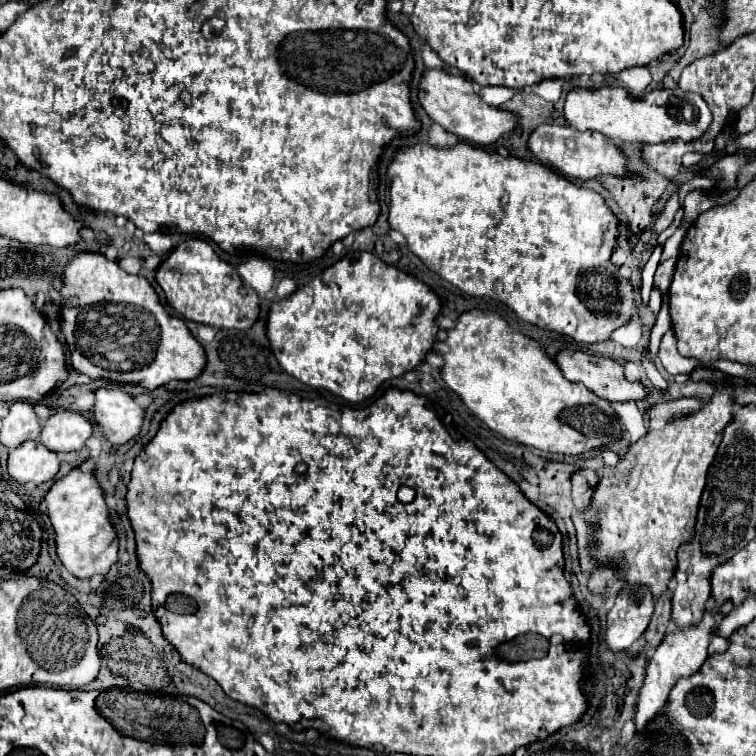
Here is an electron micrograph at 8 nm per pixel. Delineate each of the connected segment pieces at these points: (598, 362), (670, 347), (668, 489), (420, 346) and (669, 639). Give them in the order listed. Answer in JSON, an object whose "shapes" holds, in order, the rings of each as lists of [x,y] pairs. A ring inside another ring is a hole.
{"shapes":[[[[569,350],[559,352],[553,358],[559,366],[559,370],[563,372],[563,376],[569,382],[581,382],[585,384],[585,388],[589,388],[591,392],[595,392],[597,396],[609,400],[609,402],[625,402],[625,400],[639,400],[645,396],[645,386],[641,382],[629,382],[623,374],[623,366],[615,360],[603,358],[603,356],[593,356],[593,354],[585,354],[579,350],[573,350],[573,354]]],[[[665,332],[663,340],[661,340],[661,348],[659,348],[659,360],[663,364],[663,368],[671,374],[689,374],[693,368],[697,368],[699,364],[695,364],[691,358],[681,358],[677,354],[677,346],[675,346],[675,336],[673,332]]],[[[715,384],[715,392],[697,412],[685,414],[681,418],[673,418],[661,430],[649,430],[643,438],[633,442],[629,450],[619,458],[617,466],[605,466],[599,472],[597,488],[593,490],[593,500],[585,512],[573,514],[573,524],[577,530],[577,546],[579,546],[579,564],[583,572],[591,572],[601,564],[601,560],[617,560],[621,556],[621,568],[617,574],[623,576],[627,586],[645,586],[651,590],[657,600],[675,576],[677,550],[681,544],[687,544],[693,538],[697,508],[701,502],[701,492],[705,490],[707,472],[715,460],[717,448],[721,444],[721,436],[729,420],[733,420],[735,404],[735,388],[733,384]]],[[[351,252],[329,266],[321,278],[315,276],[291,296],[271,302],[265,332],[277,362],[287,374],[311,388],[325,388],[357,404],[369,398],[385,380],[397,378],[423,362],[437,336],[435,316],[439,310],[441,302],[427,284],[387,266],[375,254]]],[[[709,608],[703,616],[703,620],[693,626],[693,628],[685,628],[685,630],[667,630],[663,642],[659,644],[655,656],[651,658],[649,666],[647,666],[647,674],[645,674],[645,682],[643,688],[639,692],[637,698],[637,712],[635,712],[635,728],[637,732],[643,732],[649,724],[649,720],[653,720],[653,716],[657,716],[657,712],[661,712],[661,708],[665,708],[667,700],[669,700],[669,692],[673,690],[673,684],[677,684],[677,680],[681,676],[691,676],[693,672],[697,672],[697,668],[701,668],[701,664],[707,660],[707,644],[711,638],[711,632],[715,628],[713,622],[713,614],[719,612],[717,608]]]]}

